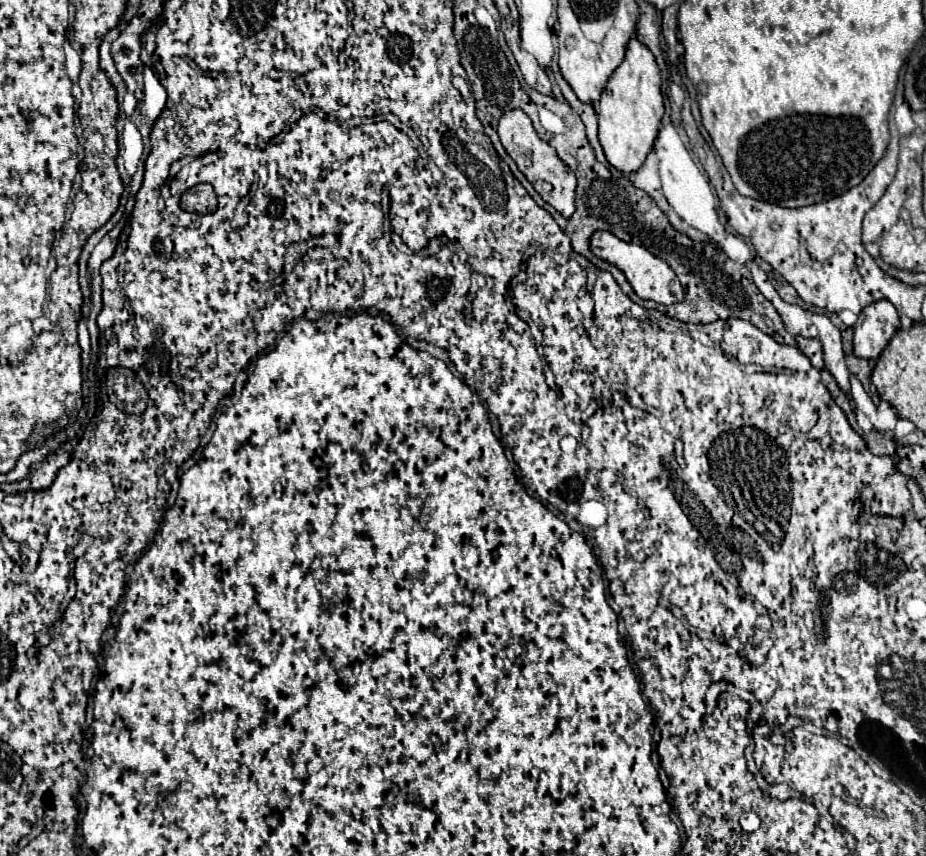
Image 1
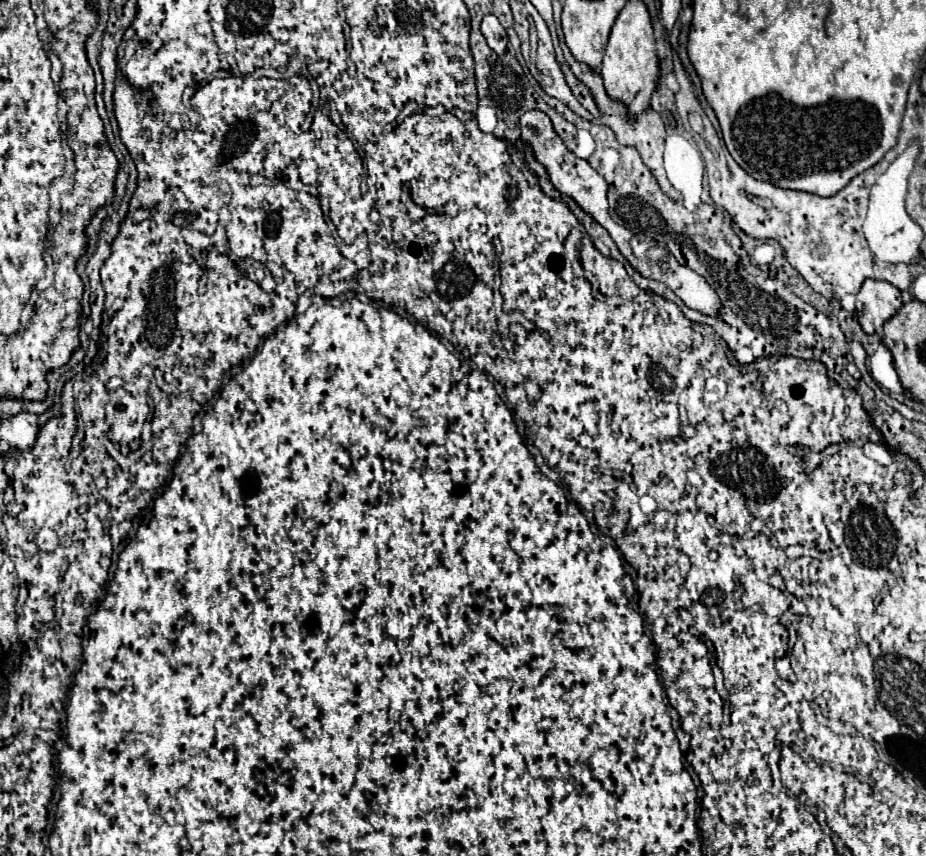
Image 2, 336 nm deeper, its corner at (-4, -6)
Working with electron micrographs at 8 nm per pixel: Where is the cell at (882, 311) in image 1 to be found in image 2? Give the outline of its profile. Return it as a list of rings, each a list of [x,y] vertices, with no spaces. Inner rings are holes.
[[[868,278],[856,294],[856,312],[866,334],[880,332],[882,324],[892,318],[900,306],[900,290],[886,280]]]

